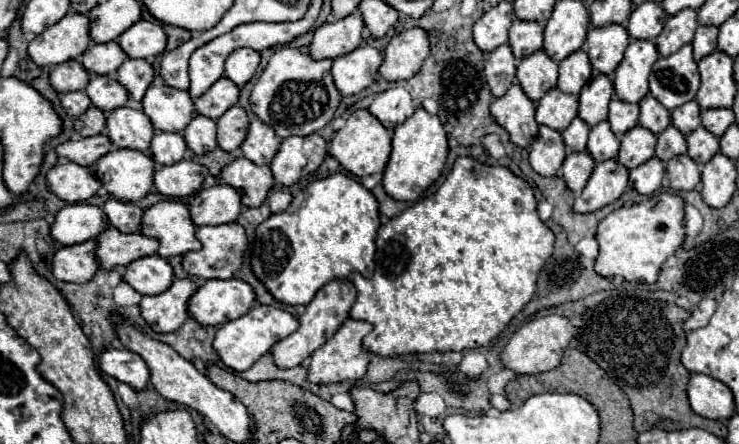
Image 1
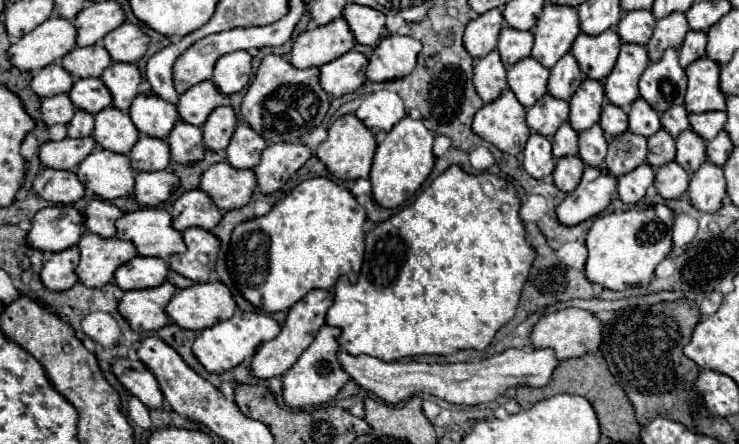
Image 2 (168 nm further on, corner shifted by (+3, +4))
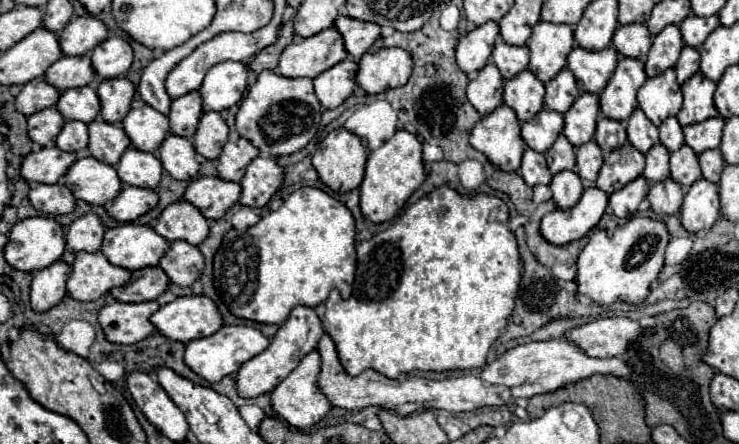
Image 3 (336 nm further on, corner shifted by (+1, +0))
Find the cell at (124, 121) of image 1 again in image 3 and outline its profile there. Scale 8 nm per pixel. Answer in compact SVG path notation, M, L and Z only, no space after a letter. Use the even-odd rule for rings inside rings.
M94 120L88 124L88 130L90 130L90 142L88 142L90 154L106 164L114 166L118 158L122 158L124 150L130 146L130 138L122 130L122 126L104 120Z

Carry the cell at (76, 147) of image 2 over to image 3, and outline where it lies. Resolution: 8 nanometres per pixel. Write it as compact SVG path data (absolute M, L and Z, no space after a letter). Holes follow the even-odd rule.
M44 146L44 148L36 148L24 158L20 172L28 182L58 184L74 162L76 162L74 152L64 152L58 148Z

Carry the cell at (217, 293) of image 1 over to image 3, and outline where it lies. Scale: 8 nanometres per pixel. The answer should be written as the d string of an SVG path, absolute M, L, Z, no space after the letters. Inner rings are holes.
M180 296L152 314L152 324L170 340L190 342L222 328L218 306L208 296Z

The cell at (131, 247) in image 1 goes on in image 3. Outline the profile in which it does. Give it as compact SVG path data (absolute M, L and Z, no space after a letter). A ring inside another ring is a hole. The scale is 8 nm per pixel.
M78 252L72 264L72 274L66 282L68 294L80 302L92 302L116 286L130 280L130 272L122 266L106 262L102 252Z

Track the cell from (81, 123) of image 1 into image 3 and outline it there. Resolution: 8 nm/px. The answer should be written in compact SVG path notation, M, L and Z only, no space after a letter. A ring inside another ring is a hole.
M68 120L56 136L56 146L66 152L82 152L88 146L88 126L78 120Z

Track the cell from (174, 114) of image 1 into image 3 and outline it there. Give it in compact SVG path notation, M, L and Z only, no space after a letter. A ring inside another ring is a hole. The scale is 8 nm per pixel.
M152 106L130 110L122 126L132 144L144 152L158 152L158 146L162 146L166 134L170 132L168 118Z

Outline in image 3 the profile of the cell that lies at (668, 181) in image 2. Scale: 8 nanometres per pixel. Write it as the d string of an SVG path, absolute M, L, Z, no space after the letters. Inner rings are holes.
M666 178L650 186L648 200L652 210L658 214L676 214L682 206L684 192L682 192L682 186L678 186L678 182L674 182L672 178Z

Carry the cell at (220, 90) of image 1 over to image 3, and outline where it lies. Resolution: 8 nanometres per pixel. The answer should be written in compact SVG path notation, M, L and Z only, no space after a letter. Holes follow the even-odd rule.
M198 90L176 98L172 102L172 108L170 108L170 114L168 114L172 132L192 140L194 138L194 130L198 128L202 112L204 112L202 110L202 96L200 96Z

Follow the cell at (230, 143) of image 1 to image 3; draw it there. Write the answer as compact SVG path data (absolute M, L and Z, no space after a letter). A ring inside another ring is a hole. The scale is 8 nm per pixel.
M204 112L194 138L196 152L208 160L218 158L218 154L222 152L222 146L228 140L228 130L230 128L226 120L218 112Z

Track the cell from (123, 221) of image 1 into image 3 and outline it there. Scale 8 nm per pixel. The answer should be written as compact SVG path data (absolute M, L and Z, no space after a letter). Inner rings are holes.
M86 214L78 220L72 222L72 226L66 232L66 244L70 244L72 250L80 252L98 252L102 248L102 238L104 238L104 222L100 220L98 214Z

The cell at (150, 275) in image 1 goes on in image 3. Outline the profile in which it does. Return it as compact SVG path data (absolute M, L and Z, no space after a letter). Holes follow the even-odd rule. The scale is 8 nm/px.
M160 266L134 270L132 278L126 286L118 286L110 290L110 294L118 302L148 302L156 300L168 288L166 272Z

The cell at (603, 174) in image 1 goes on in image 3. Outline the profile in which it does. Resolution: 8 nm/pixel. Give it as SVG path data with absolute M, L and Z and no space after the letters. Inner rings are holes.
M590 186L582 192L582 198L578 200L576 206L568 210L556 208L554 212L546 214L542 218L540 232L552 244L558 246L568 244L590 232L604 216L606 206L608 206L608 194L598 190L596 186Z

